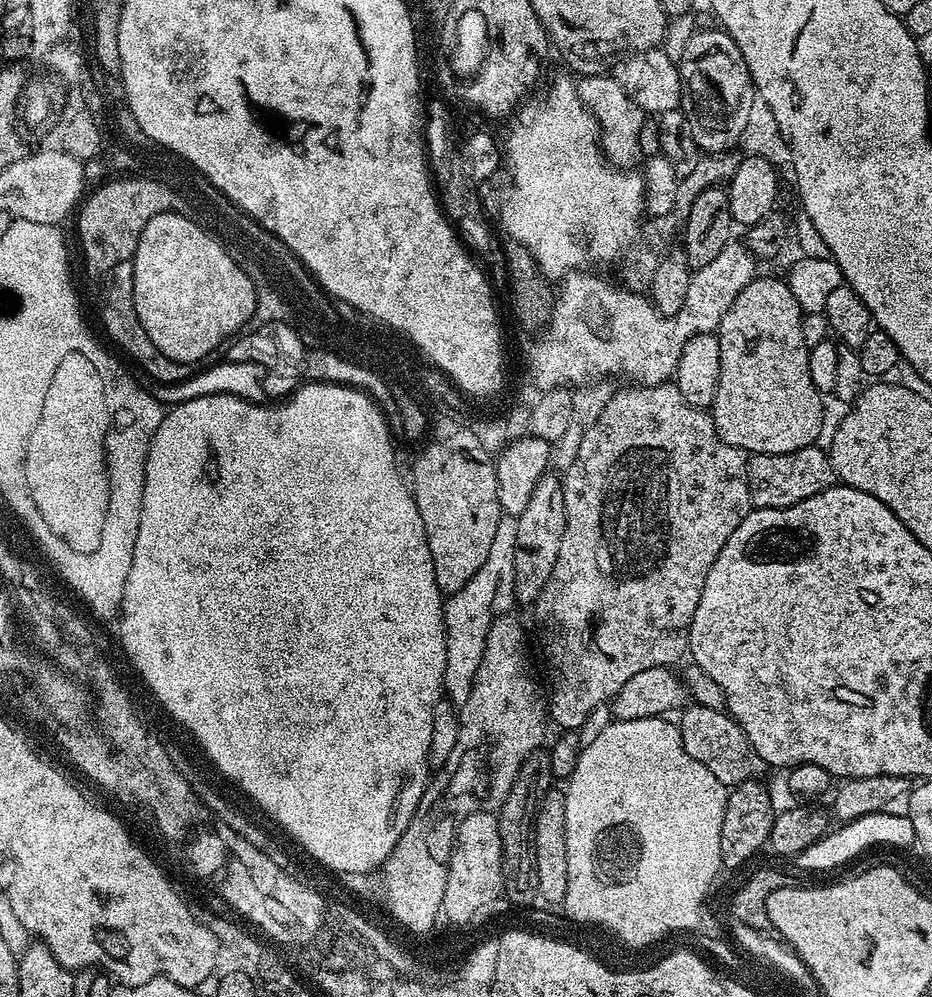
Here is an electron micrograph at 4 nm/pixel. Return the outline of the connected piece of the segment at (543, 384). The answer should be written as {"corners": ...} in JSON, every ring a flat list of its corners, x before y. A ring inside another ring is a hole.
{"corners":[[728,243,714,262,691,273,685,304,673,316,660,313,647,295,624,286,615,288,602,277,591,276,591,271,569,272,563,277,564,285,555,293,545,336,532,348,531,383,546,393,561,386,588,386,603,381,600,380,603,376,616,376,619,372,640,386,671,381,686,342,698,334,715,333,719,329,734,298,756,279,756,264,757,257,743,243]]}

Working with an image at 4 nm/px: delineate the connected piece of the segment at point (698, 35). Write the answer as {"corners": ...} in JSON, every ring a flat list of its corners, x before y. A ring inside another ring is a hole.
{"corners":[[713,26,705,32,696,30,678,64,683,88,679,111,688,123,687,135,701,153,731,152,741,143,749,117,750,104,758,95,752,75,742,58,742,50,730,34]]}

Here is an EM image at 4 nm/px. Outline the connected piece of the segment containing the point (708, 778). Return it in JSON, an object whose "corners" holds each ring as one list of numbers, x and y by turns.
{"corners":[[651,716,637,720,613,719,594,742,583,745,580,757,574,766,574,774,566,781,566,867,569,869,571,884,569,885,568,909,581,920,600,921,607,924,632,944,643,944,647,940,660,935,665,929,673,928,675,932,680,926,693,925,697,921,697,911,700,909,700,897,708,881,714,874,722,871,720,858,720,839,722,838,722,818,726,814,726,802,729,789,702,762,694,762,690,754,682,746,680,729,668,718]]}

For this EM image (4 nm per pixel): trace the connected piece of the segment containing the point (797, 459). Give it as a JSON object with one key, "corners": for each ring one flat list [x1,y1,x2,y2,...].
{"corners":[[820,446,794,450,790,454,755,453,748,462,748,485,753,509,785,508,794,506,822,490,833,487,838,477,832,465,831,455]]}

